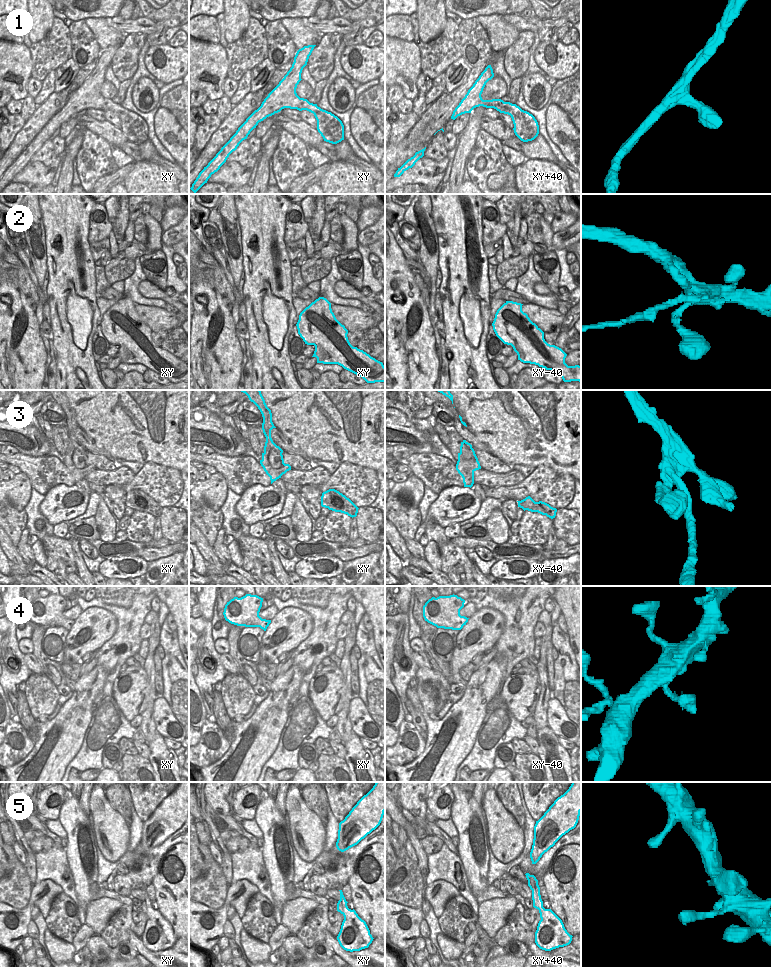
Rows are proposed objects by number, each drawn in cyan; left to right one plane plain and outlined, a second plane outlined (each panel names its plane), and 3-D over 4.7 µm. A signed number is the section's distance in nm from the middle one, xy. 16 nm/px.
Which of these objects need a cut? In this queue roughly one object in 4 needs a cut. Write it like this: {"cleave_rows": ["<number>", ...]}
{"cleave_rows": ["2", "3"]}

